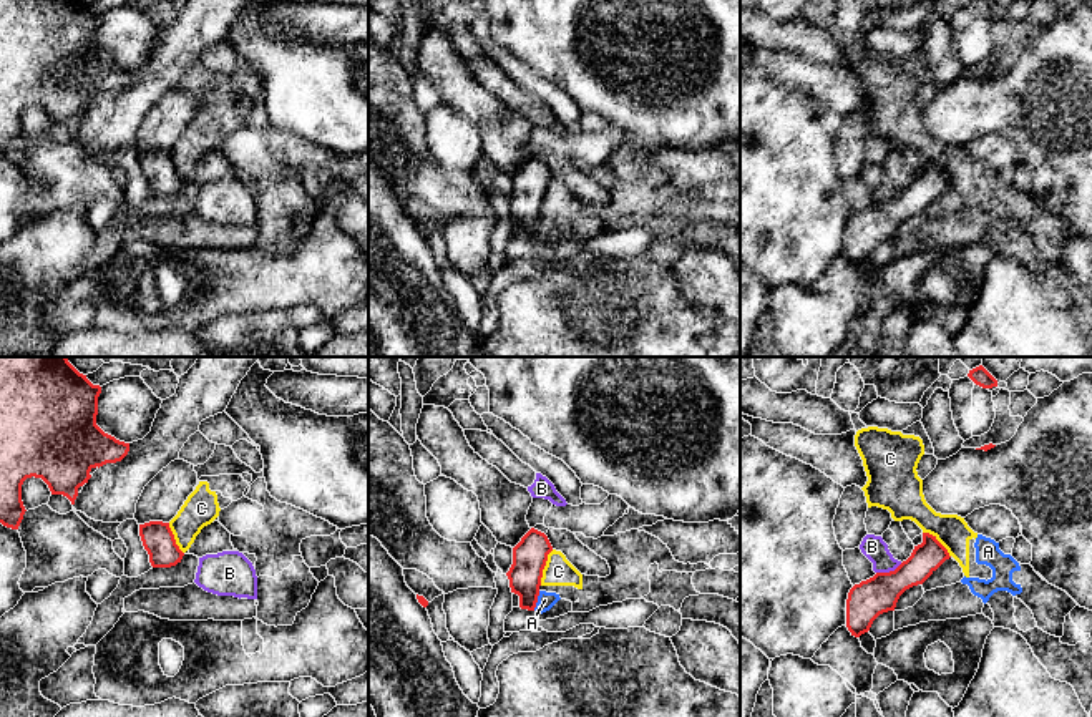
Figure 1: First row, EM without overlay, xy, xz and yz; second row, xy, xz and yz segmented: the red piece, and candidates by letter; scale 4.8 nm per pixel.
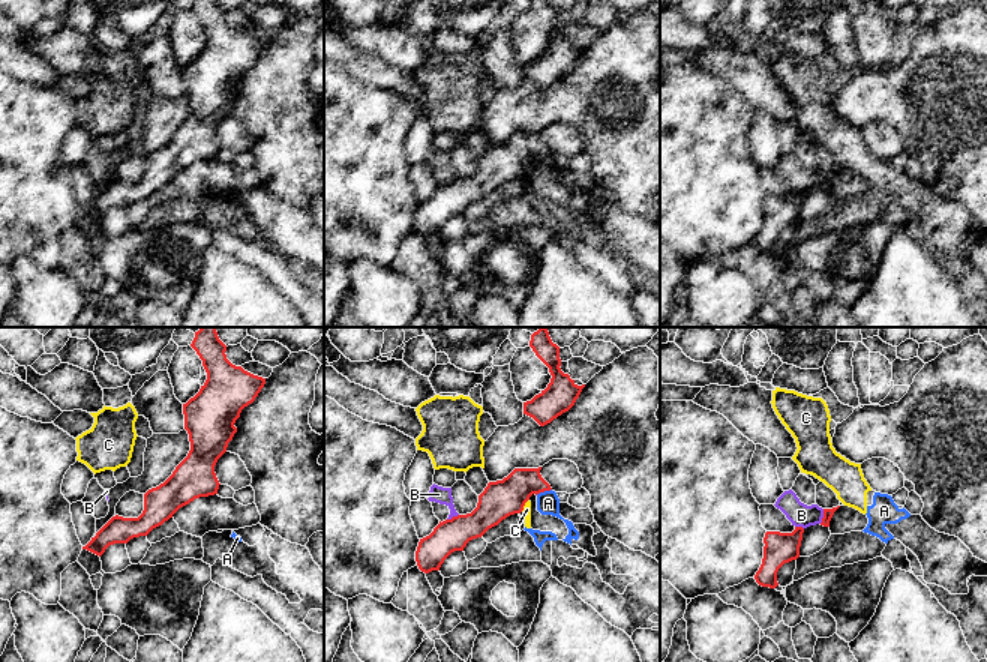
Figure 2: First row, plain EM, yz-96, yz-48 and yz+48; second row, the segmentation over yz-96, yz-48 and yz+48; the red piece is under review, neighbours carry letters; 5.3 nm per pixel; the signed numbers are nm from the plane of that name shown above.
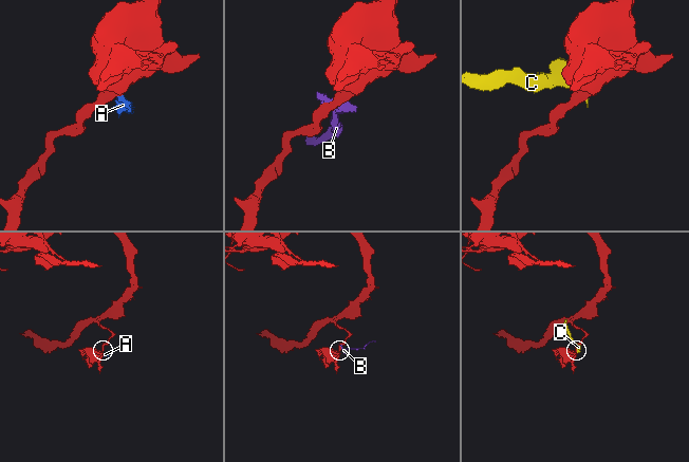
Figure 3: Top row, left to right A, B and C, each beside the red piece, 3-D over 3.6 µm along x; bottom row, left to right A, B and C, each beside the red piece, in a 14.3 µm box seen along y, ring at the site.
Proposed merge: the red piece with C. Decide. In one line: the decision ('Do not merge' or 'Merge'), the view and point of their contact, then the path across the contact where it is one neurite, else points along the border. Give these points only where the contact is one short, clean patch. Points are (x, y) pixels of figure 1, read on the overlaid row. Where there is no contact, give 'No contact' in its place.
Do not merge. Touches red at xz (543, 568). Boundary: xz (553, 550), (548, 555), (540, 585)

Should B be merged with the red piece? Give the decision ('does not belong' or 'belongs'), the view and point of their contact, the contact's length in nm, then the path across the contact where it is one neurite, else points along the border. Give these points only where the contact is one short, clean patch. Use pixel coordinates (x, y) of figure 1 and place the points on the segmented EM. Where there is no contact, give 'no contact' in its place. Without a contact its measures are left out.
does not belong; meets red in yz at (890, 571); contact 140 nm long; border along yz (901, 563), (893, 570), (877, 573)

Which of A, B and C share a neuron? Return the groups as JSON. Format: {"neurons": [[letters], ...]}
{"neurons": [["A", "C"], ["B"]]}

